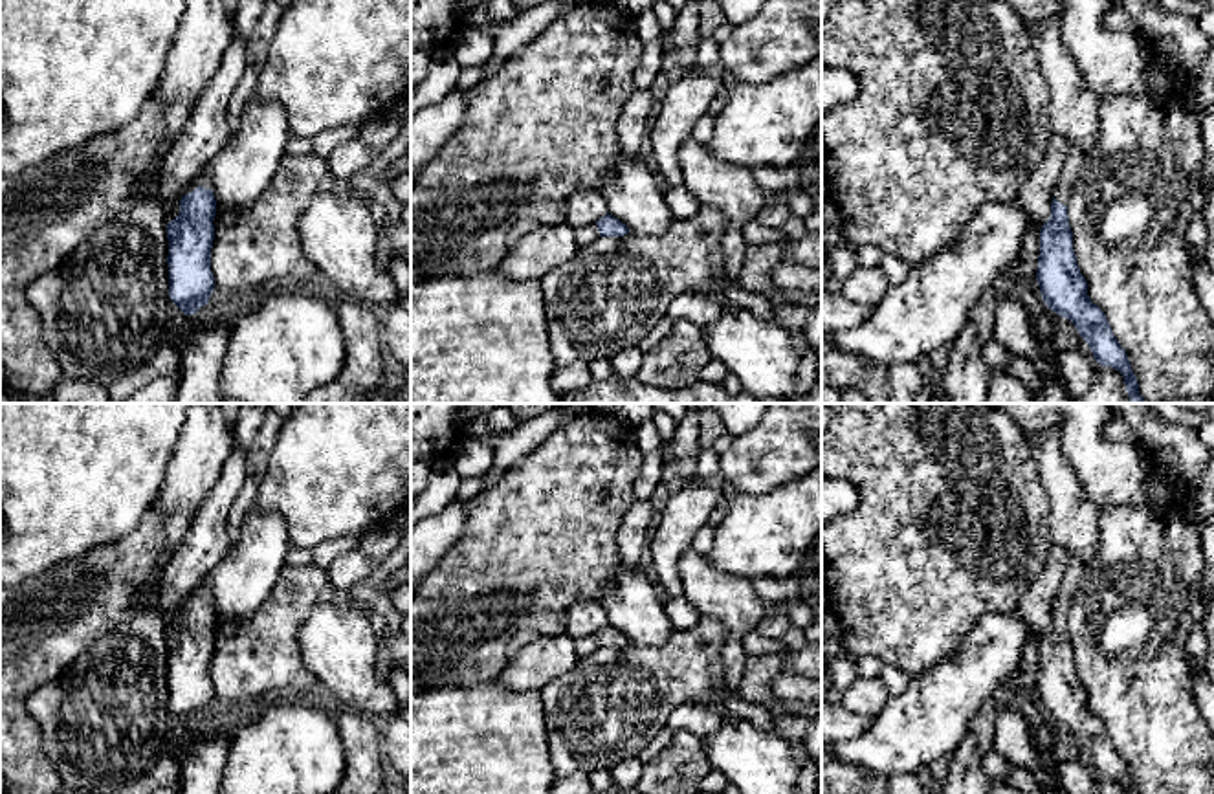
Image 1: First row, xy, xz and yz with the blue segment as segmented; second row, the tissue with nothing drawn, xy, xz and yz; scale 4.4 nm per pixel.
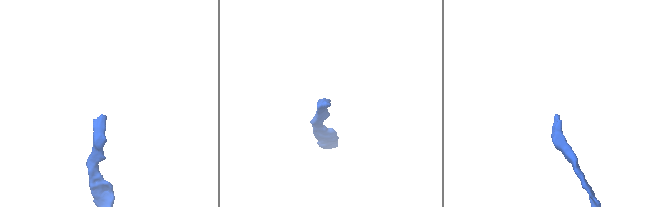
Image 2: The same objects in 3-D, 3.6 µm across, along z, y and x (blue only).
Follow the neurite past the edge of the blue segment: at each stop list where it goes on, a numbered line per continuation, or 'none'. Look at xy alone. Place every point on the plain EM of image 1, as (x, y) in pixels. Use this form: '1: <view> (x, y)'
1: xy (202, 591)

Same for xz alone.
1: xz (585, 646)

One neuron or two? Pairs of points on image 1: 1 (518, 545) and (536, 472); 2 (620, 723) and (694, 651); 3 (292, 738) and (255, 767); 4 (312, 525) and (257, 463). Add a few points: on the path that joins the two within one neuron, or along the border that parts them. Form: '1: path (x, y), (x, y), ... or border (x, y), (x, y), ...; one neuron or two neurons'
1: path (536, 527), (536, 490); one neuron
2: path (637, 705), (675, 670); one neuron
3: path (283, 747), (264, 765); one neuron
4: border (281, 430), (268, 457), (264, 477), (257, 485); two neurons

